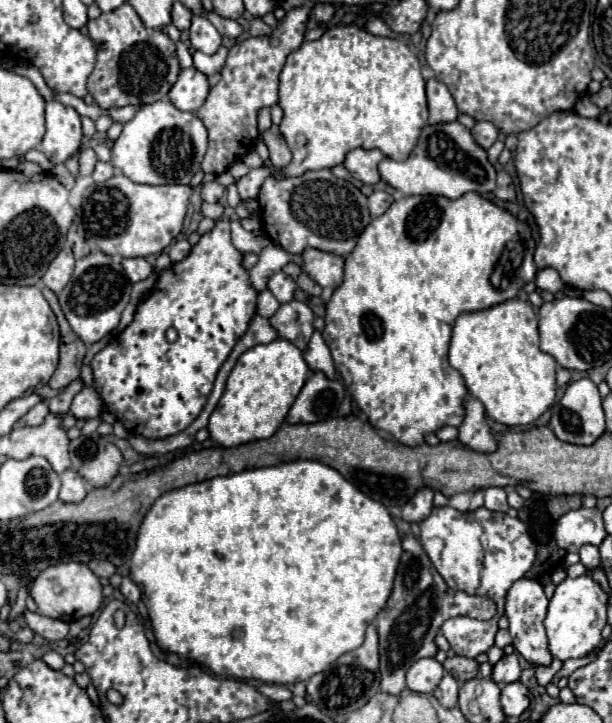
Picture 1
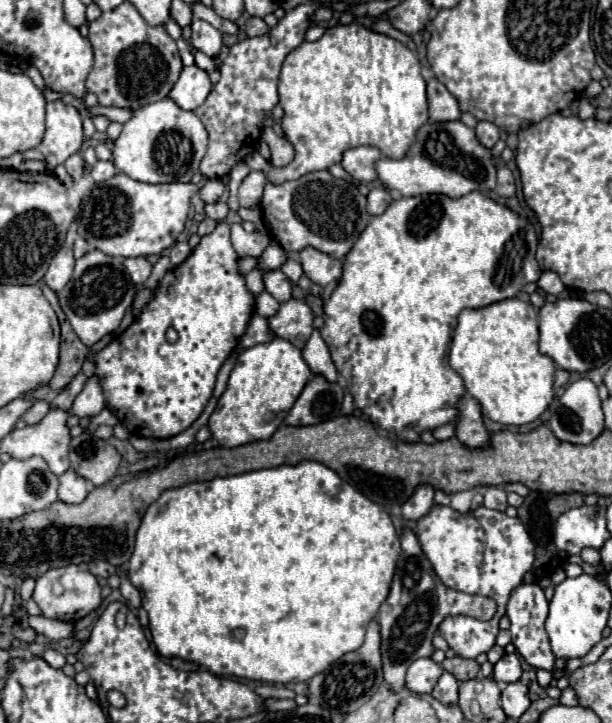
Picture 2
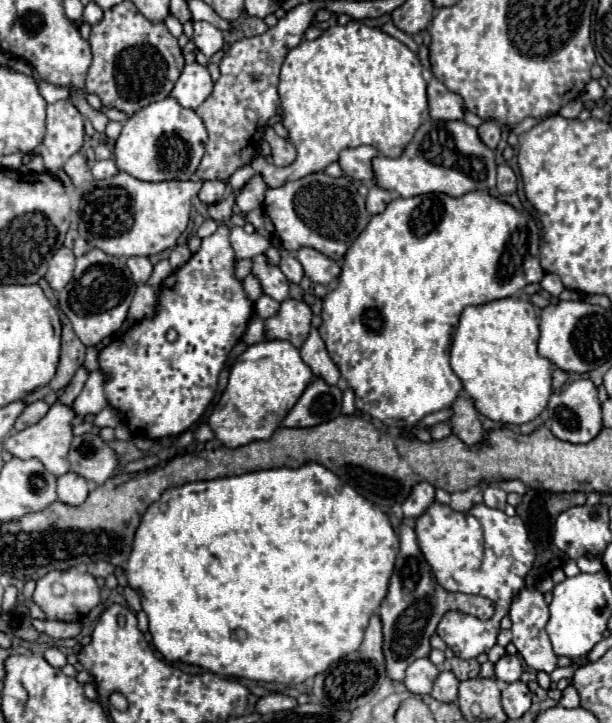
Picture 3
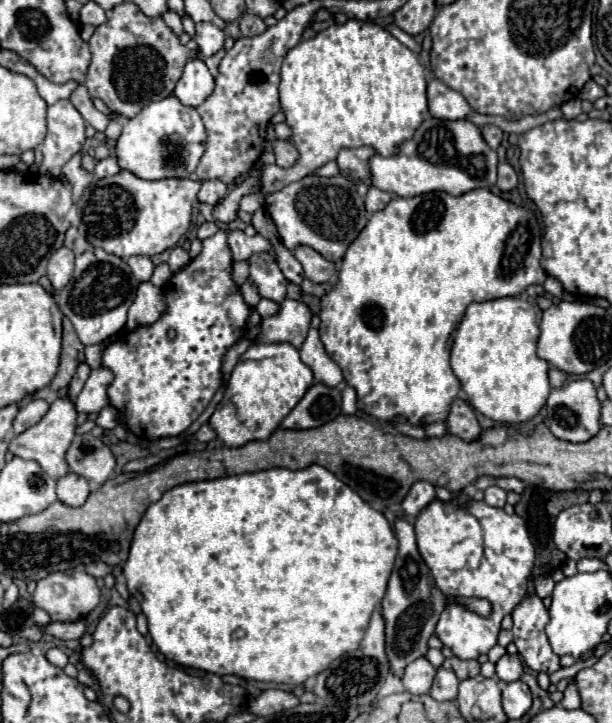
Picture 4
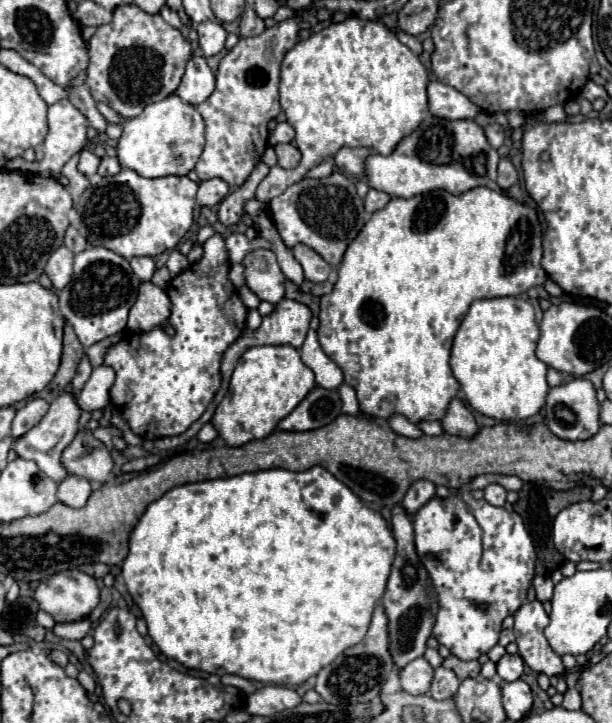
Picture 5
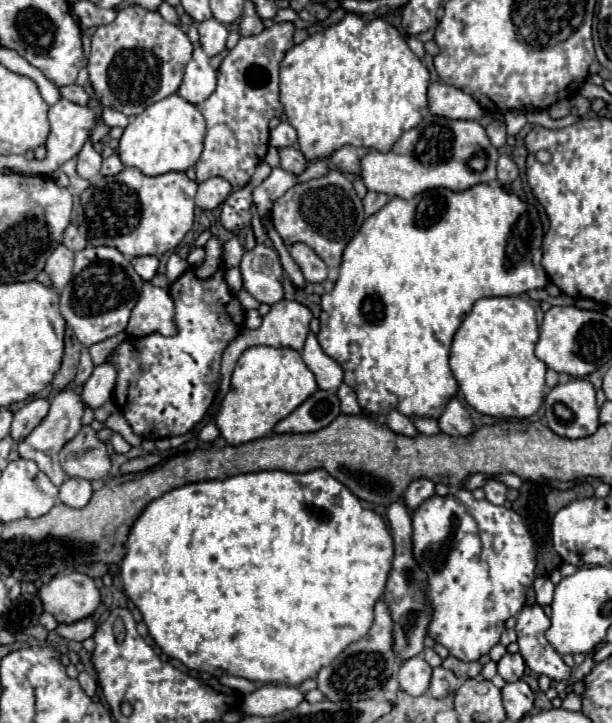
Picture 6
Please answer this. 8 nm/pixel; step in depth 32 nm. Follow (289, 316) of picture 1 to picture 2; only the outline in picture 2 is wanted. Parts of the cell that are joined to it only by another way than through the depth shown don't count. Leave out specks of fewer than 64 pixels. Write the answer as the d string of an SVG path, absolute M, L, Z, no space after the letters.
M292 298L280 304L280 310L268 318L268 324L278 338L292 342L296 348L304 348L312 334L312 320L314 314L308 304Z

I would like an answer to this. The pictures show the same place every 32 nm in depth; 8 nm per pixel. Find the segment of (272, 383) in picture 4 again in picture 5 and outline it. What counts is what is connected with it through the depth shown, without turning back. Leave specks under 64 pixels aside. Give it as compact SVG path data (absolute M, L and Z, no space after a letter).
M288 344L282 346L252 346L248 348L230 380L228 394L218 404L212 426L228 446L242 446L250 440L262 440L270 436L278 422L304 400L304 396L316 386L314 372L302 362L300 352Z

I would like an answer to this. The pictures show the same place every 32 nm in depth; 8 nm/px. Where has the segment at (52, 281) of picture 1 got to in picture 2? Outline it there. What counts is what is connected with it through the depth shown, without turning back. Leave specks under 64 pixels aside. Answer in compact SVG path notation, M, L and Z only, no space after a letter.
M60 248L58 254L52 258L50 262L50 268L48 272L44 274L44 282L54 290L54 292L60 292L68 280L72 278L72 270L74 270L74 256L72 256L72 250L70 248Z

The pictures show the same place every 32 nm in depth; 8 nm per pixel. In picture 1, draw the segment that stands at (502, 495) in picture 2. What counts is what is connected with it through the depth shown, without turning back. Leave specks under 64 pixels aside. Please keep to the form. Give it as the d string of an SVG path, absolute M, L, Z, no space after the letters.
M486 488L484 490L484 506L494 512L508 512L506 490L504 488Z

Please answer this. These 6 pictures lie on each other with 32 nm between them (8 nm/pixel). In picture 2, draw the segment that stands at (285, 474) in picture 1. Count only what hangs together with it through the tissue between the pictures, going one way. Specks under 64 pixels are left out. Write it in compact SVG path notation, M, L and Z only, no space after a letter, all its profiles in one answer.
M304 460L296 466L284 464L276 468L262 468L166 490L154 504L148 506L142 518L142 524L136 534L134 554L128 564L128 578L144 596L142 606L148 610L154 644L158 646L162 656L180 656L184 660L204 666L216 676L246 678L268 684L290 684L310 680L312 676L324 672L346 652L360 648L360 644L364 642L366 626L376 616L382 602L388 598L398 556L400 538L396 540L396 528L388 512L380 504L360 494L354 486L344 482L328 466L314 460Z

